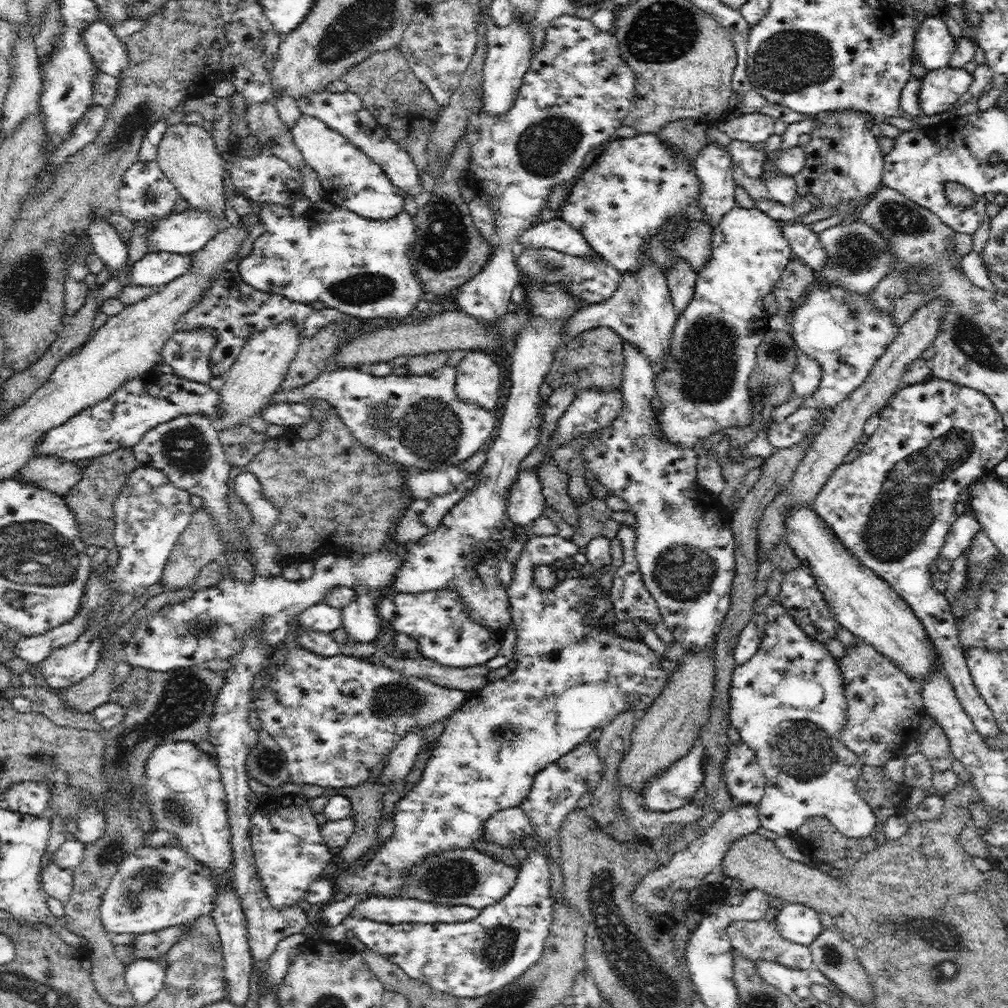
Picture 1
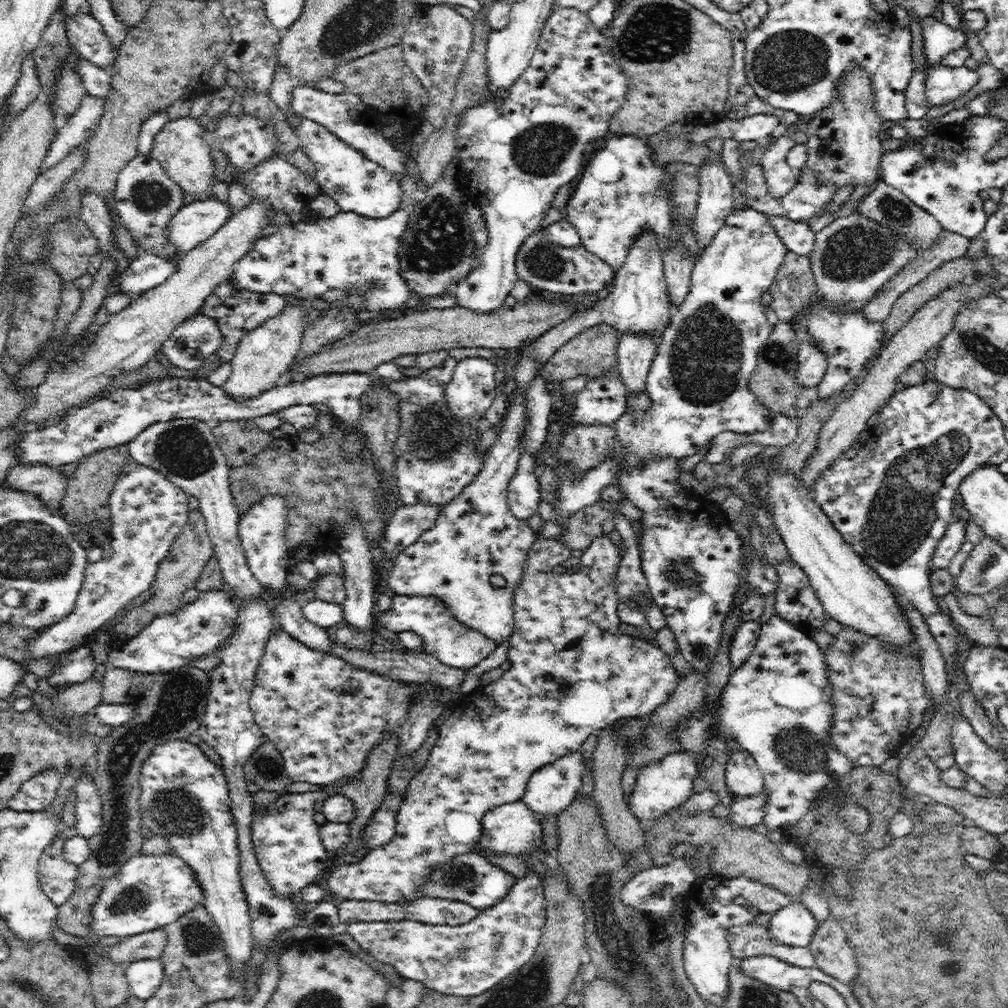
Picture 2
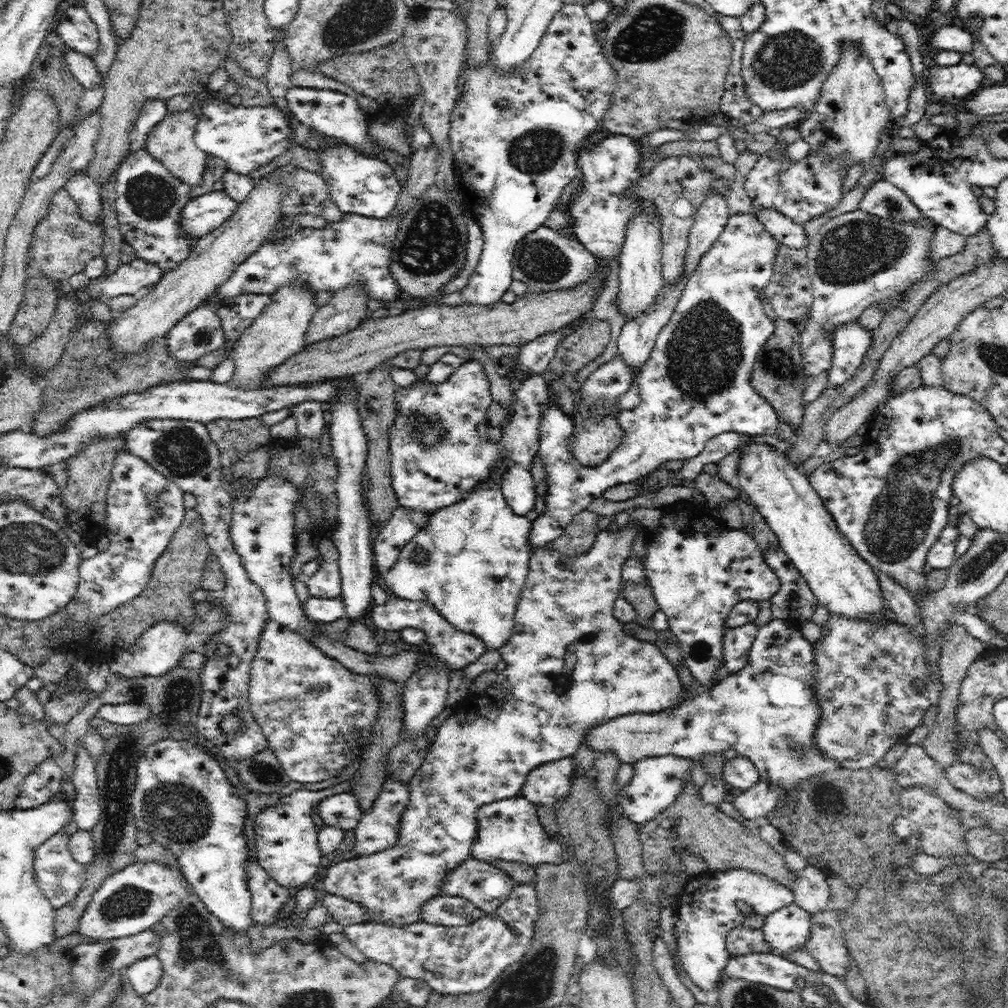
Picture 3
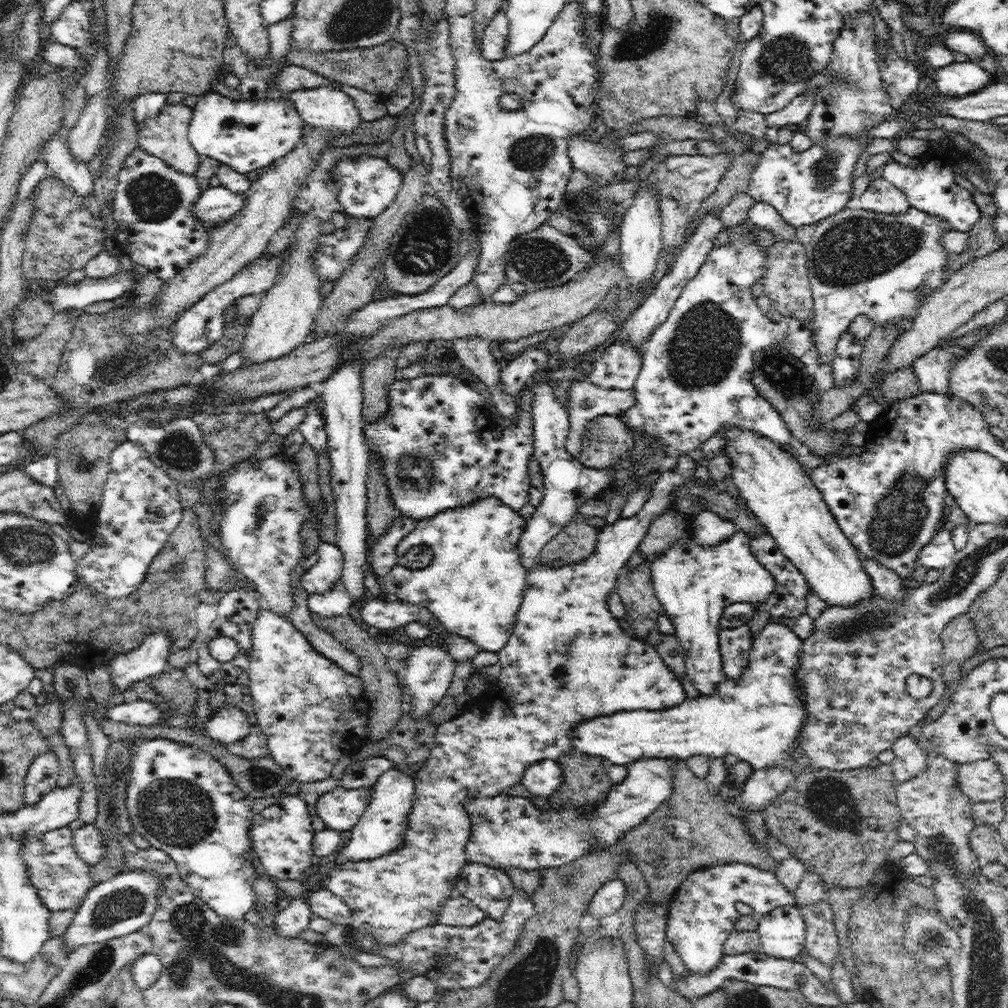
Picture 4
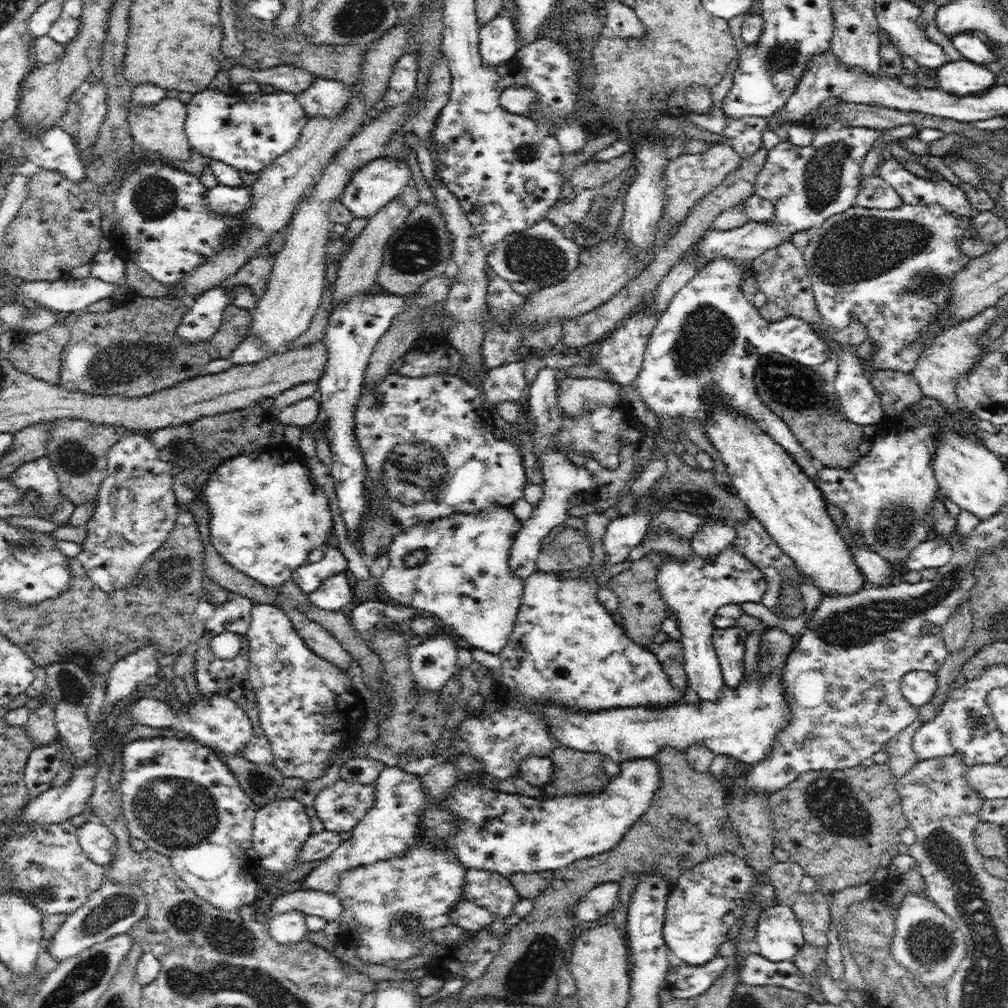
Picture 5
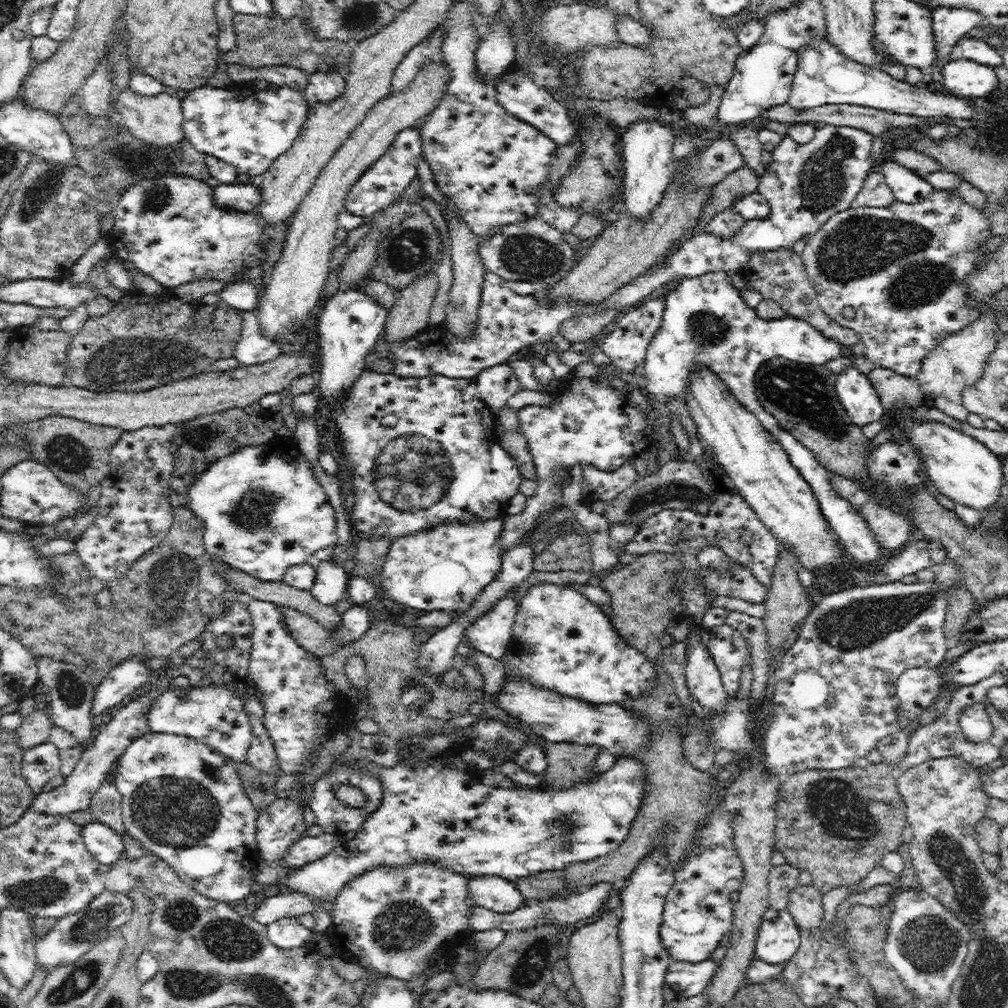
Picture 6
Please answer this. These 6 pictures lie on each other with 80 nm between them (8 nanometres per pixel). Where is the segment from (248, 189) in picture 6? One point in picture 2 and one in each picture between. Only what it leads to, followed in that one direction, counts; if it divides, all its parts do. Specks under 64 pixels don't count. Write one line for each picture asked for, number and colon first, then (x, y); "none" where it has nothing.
2: (195, 222)
3: (205, 213)
4: (215, 205)
5: (225, 200)

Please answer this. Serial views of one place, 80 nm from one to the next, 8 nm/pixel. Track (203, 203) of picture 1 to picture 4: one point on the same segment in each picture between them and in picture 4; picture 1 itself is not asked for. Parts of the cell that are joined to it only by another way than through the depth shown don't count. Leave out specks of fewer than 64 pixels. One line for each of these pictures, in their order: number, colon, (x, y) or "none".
2: (179, 147)
3: (171, 141)
4: (166, 136)

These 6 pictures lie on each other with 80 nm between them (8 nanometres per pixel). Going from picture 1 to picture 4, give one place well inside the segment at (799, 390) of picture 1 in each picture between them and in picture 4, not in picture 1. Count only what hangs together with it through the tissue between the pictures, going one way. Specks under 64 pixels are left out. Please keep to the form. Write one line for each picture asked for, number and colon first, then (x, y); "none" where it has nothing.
2: (812, 366)
3: (856, 260)
4: (860, 262)

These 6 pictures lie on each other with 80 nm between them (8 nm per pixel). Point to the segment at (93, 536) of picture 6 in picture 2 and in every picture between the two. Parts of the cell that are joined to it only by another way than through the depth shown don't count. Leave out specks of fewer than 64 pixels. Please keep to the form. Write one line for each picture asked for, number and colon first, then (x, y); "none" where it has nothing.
2: (147, 511)
3: (144, 509)
4: (140, 507)
5: (136, 509)

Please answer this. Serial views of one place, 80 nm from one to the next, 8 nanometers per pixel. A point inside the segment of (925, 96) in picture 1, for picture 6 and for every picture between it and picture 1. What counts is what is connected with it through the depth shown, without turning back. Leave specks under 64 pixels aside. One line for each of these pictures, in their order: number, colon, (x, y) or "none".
2: (943, 84)
3: (959, 81)
4: (958, 79)
5: (964, 78)
6: (963, 78)

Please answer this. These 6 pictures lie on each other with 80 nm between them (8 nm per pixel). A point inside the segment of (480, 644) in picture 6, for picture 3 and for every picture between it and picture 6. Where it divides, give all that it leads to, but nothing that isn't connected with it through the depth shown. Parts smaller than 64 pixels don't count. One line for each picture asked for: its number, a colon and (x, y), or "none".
3: (471, 561)
4: (463, 564)
5: (456, 567)

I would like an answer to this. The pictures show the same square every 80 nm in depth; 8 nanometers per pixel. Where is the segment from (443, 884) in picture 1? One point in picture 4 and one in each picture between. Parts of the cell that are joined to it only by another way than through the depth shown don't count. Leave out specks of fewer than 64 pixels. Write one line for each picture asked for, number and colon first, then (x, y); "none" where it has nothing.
2: (471, 878)
3: (487, 886)
4: (489, 888)

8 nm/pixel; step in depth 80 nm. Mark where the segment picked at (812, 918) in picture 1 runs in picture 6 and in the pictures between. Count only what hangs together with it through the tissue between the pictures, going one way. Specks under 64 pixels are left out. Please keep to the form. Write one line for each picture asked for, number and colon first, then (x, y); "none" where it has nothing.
2: (793, 925)
3: (787, 930)
4: (782, 932)
5: (779, 936)
6: (777, 939)

